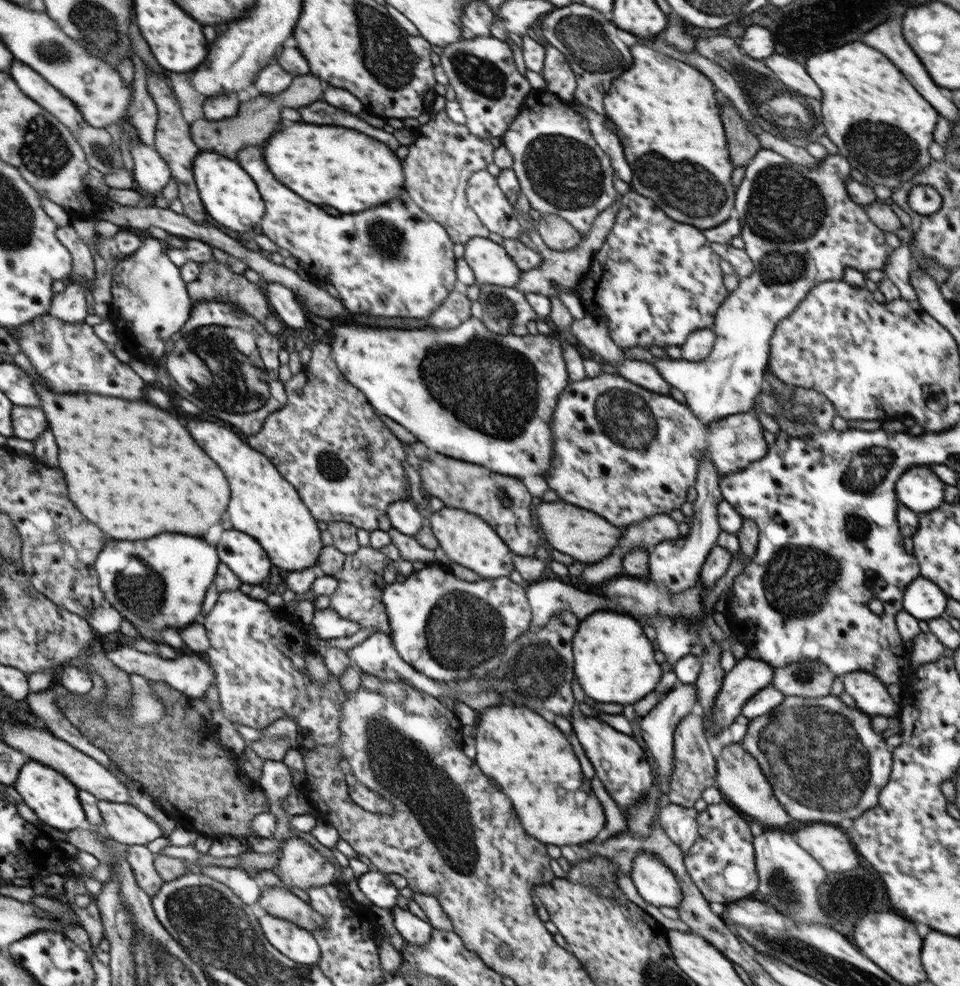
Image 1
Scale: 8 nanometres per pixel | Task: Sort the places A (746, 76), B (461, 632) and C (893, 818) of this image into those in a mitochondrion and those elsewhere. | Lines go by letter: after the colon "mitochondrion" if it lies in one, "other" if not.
A: mitochondrion
B: mitochondrion
C: other

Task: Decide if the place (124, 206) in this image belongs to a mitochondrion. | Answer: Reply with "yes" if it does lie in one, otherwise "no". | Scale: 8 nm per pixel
no

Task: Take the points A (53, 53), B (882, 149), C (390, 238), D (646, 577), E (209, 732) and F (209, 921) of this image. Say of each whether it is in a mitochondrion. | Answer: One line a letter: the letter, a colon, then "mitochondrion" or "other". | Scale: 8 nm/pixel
A: mitochondrion
B: mitochondrion
C: mitochondrion
D: other
E: other
F: mitochondrion

